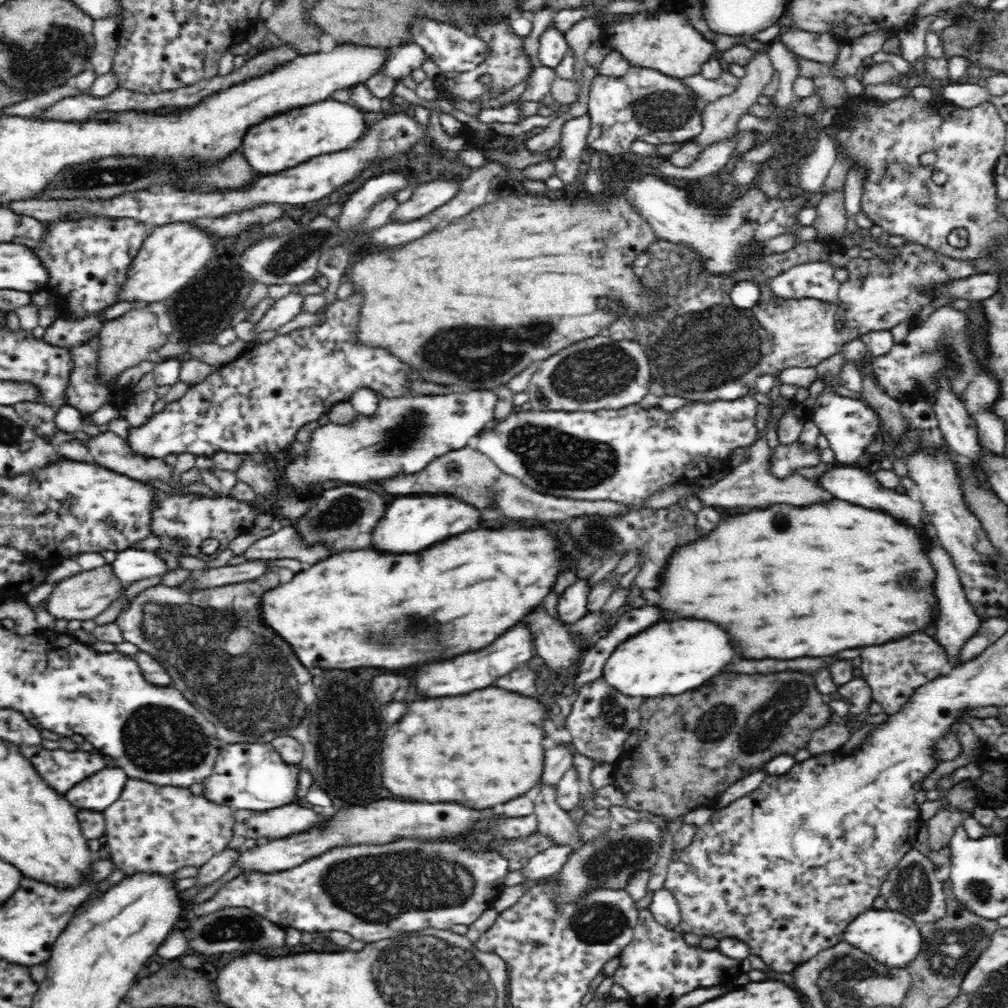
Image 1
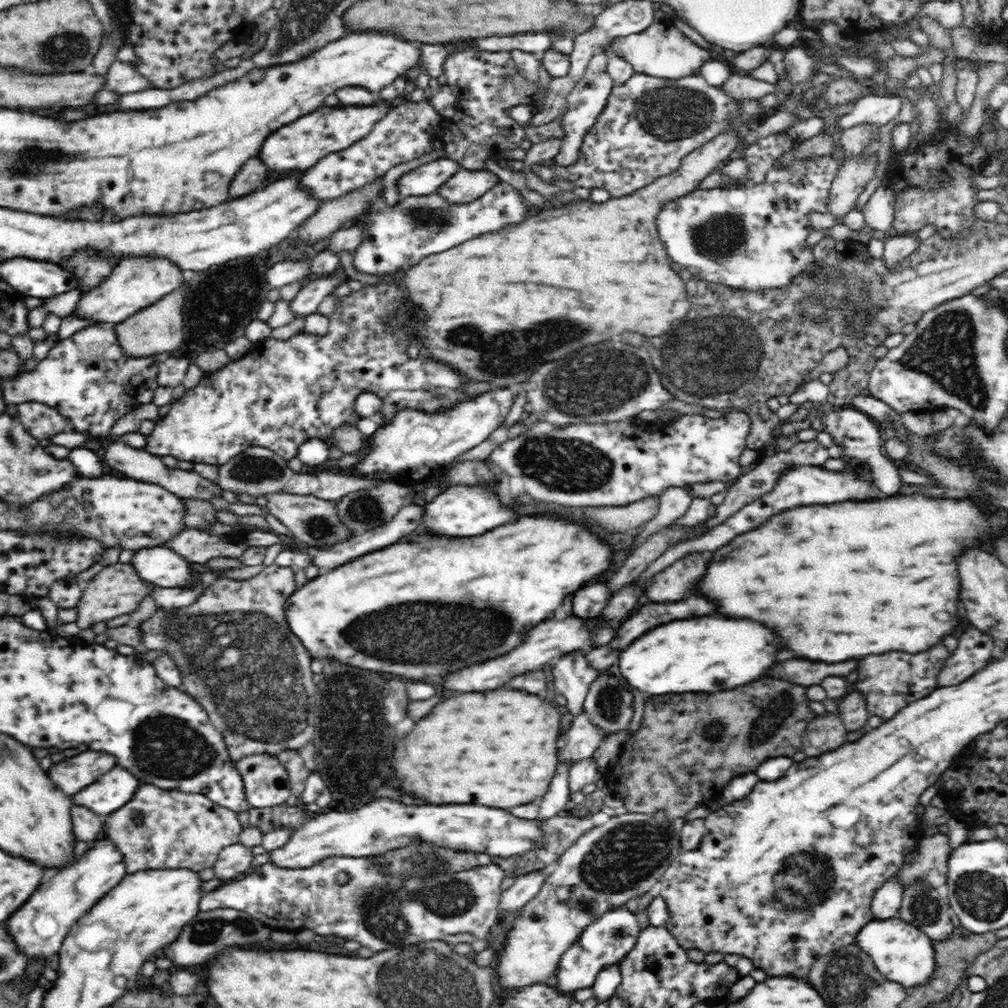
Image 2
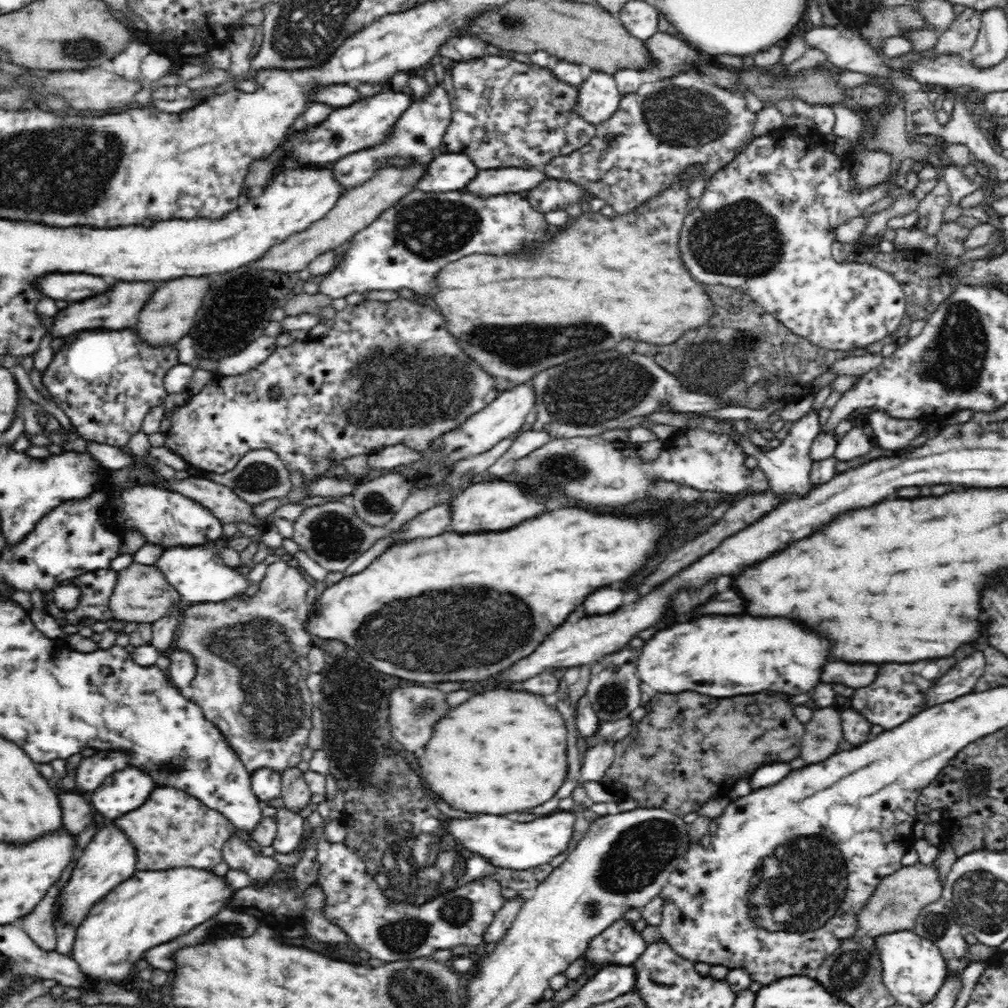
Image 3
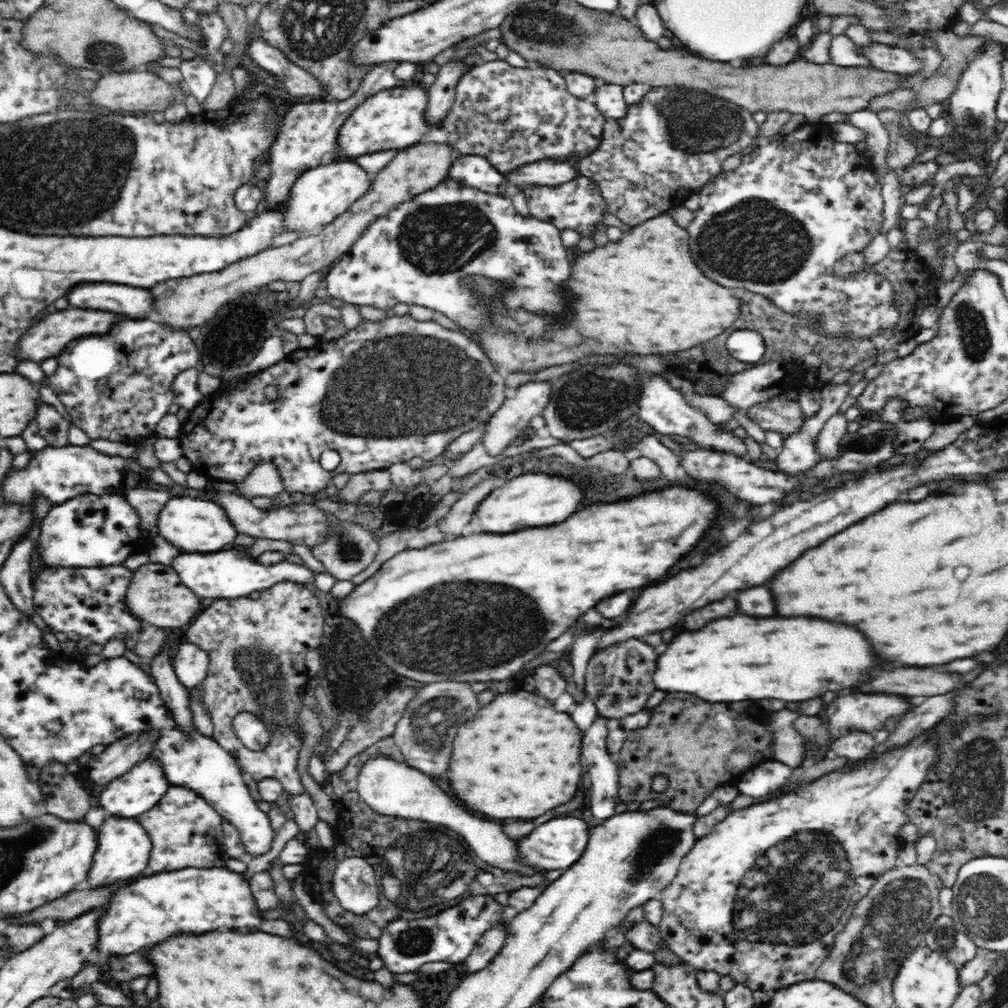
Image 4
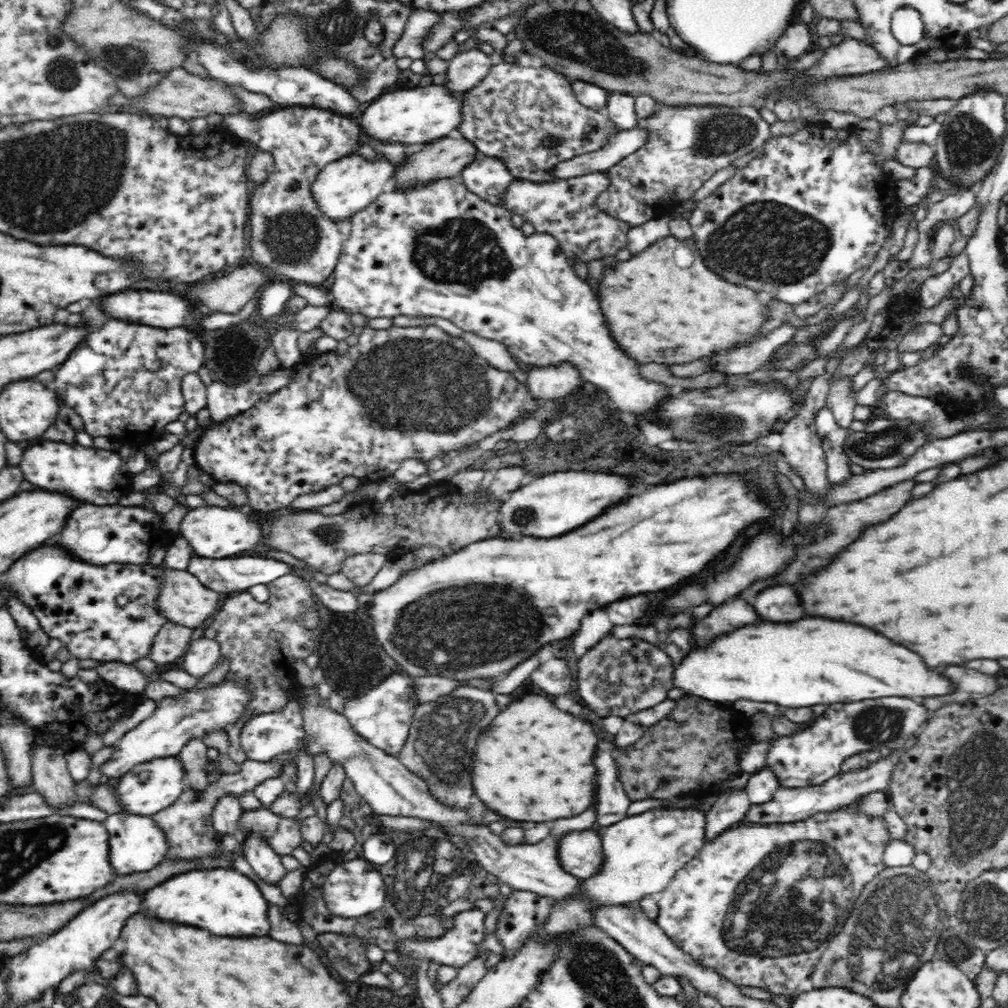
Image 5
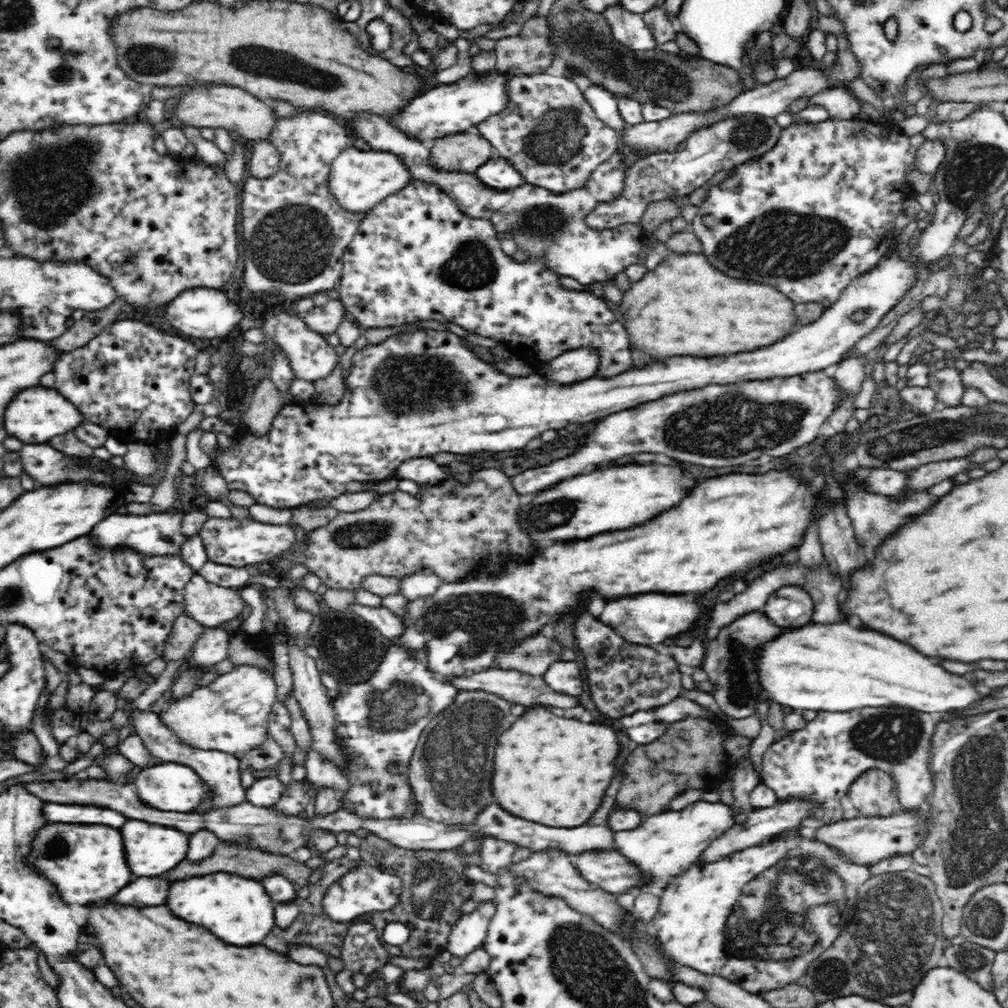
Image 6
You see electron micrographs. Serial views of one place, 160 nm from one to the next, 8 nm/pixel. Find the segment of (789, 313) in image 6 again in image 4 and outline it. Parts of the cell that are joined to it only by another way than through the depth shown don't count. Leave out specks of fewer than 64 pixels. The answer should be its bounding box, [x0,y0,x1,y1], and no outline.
[478,212,740,372]

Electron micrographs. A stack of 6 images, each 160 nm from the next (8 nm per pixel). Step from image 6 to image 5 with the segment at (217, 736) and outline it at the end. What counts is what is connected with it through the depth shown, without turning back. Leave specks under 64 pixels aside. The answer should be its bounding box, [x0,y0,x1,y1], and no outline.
[100,683,251,778]

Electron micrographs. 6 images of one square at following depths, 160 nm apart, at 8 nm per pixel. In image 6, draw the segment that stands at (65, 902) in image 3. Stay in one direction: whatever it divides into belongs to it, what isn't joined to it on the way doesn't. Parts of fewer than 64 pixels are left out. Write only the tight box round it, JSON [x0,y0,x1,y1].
[119,819,191,877]

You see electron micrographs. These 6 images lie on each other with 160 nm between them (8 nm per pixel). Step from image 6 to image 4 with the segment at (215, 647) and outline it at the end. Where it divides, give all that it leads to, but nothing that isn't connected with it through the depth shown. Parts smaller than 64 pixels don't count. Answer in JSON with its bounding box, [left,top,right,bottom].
[172,642,209,687]

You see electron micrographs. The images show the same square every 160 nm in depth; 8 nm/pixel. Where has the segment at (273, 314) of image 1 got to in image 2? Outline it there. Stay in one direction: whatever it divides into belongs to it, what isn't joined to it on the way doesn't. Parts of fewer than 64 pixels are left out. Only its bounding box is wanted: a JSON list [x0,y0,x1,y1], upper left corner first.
[289,269,350,316]

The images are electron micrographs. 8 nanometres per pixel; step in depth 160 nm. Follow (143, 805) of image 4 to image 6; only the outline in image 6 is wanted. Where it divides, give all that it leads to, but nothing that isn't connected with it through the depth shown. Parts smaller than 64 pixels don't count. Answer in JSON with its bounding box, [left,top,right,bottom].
[131,761,213,813]

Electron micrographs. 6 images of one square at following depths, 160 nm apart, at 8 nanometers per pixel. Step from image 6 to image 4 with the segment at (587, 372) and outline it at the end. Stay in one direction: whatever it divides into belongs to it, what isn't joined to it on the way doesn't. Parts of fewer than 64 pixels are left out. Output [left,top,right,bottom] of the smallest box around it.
[478,381,551,456]

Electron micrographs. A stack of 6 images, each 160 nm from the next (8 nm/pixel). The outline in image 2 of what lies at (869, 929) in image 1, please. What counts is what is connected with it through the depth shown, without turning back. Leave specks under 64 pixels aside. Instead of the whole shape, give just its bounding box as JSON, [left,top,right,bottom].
[855,919,935,989]

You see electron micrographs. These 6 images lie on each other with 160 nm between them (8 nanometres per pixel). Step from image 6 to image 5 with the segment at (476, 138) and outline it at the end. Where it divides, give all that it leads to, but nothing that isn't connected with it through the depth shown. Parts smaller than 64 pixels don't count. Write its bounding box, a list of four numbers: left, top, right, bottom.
[394,137,480,191]

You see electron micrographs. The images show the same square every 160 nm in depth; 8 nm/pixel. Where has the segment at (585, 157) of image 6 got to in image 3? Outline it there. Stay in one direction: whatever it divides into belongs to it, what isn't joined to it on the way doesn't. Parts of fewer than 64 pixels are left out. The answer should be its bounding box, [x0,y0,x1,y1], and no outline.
[444,55,597,169]

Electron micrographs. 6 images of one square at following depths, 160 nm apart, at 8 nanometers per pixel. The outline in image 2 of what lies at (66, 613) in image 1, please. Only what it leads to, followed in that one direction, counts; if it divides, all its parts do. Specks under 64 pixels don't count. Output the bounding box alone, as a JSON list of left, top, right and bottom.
[77,563,155,629]

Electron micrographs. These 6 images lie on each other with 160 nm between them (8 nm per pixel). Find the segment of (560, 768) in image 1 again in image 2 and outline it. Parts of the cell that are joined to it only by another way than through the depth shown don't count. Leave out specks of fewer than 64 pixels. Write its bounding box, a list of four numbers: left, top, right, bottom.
[560,714,606,765]

